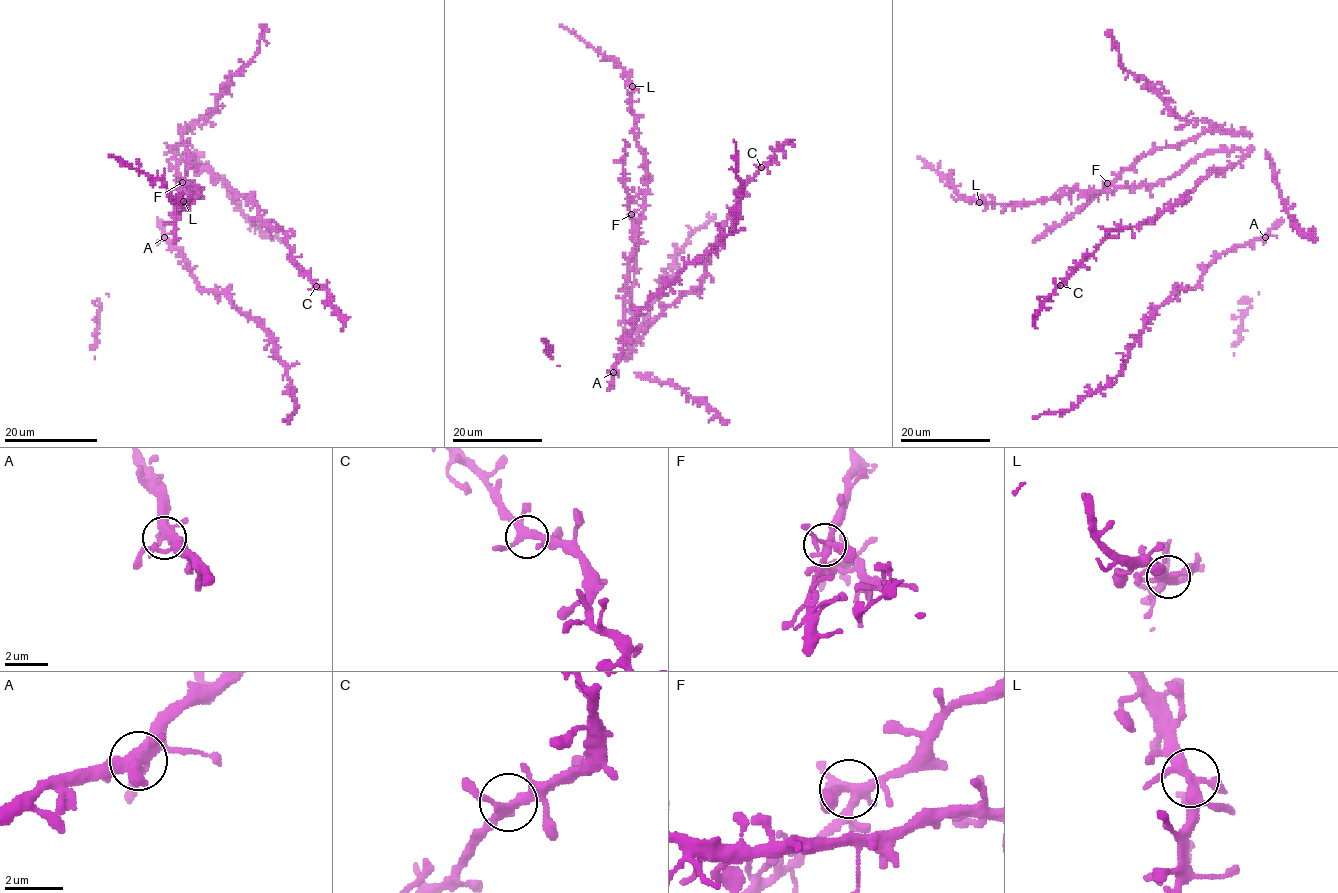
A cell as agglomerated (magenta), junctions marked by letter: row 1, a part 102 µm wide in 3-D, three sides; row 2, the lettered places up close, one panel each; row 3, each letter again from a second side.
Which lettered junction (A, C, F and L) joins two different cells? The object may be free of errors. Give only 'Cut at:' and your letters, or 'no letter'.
Cut at: no letter

